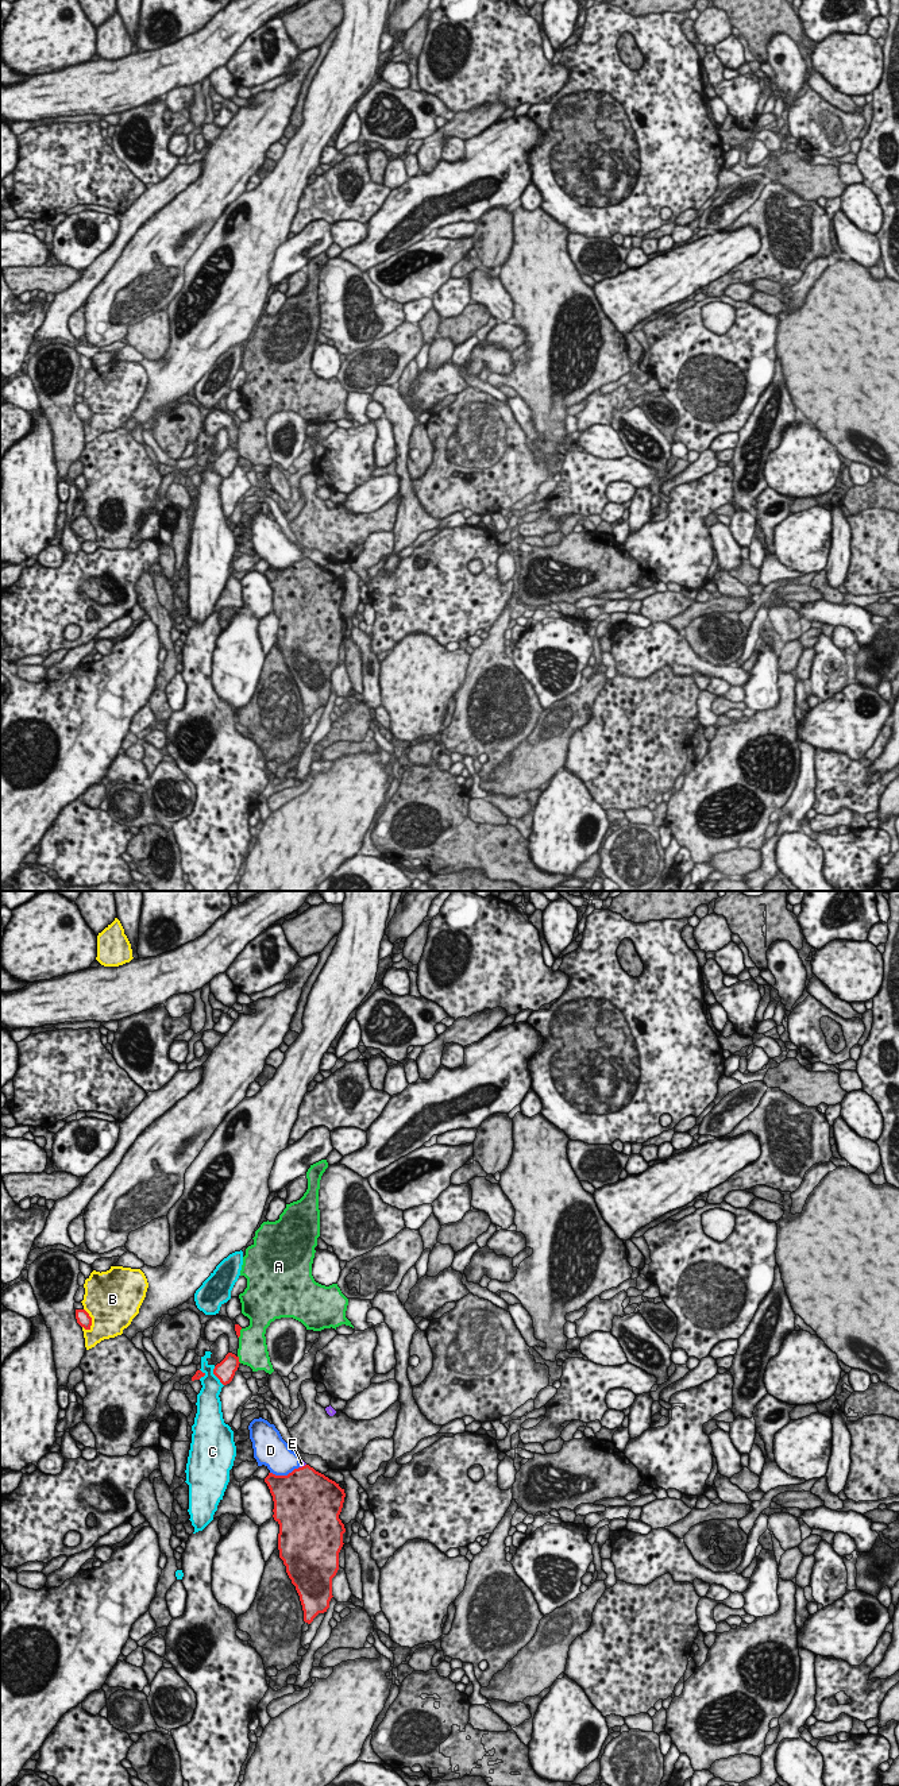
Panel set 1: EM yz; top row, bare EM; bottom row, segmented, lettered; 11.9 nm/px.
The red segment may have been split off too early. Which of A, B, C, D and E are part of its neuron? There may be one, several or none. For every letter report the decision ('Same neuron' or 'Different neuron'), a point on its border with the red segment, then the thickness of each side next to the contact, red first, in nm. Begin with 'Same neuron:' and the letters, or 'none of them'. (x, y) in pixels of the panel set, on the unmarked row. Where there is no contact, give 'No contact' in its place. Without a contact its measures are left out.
Same neuron: none of them
A: Different neuron. Touches red at yz (238, 452). Thickness 240 nm (red) against 360 nm
B: Different neuron. Touches red at yz (91, 412). Thickness 160 nm (red) against 480 nm
C: Different neuron. Touches red at yz (215, 467). Thickness 240 nm (red) against 240 nm
D: Different neuron. Touches red at yz (284, 569). Thickness 480 nm (red) against 360 nm
E: Different neuron. Touches red at yz (303, 559). Thickness 480 nm (red) against 60 nm

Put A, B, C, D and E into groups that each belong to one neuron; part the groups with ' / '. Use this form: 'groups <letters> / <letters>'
groups A / B / C / D E

